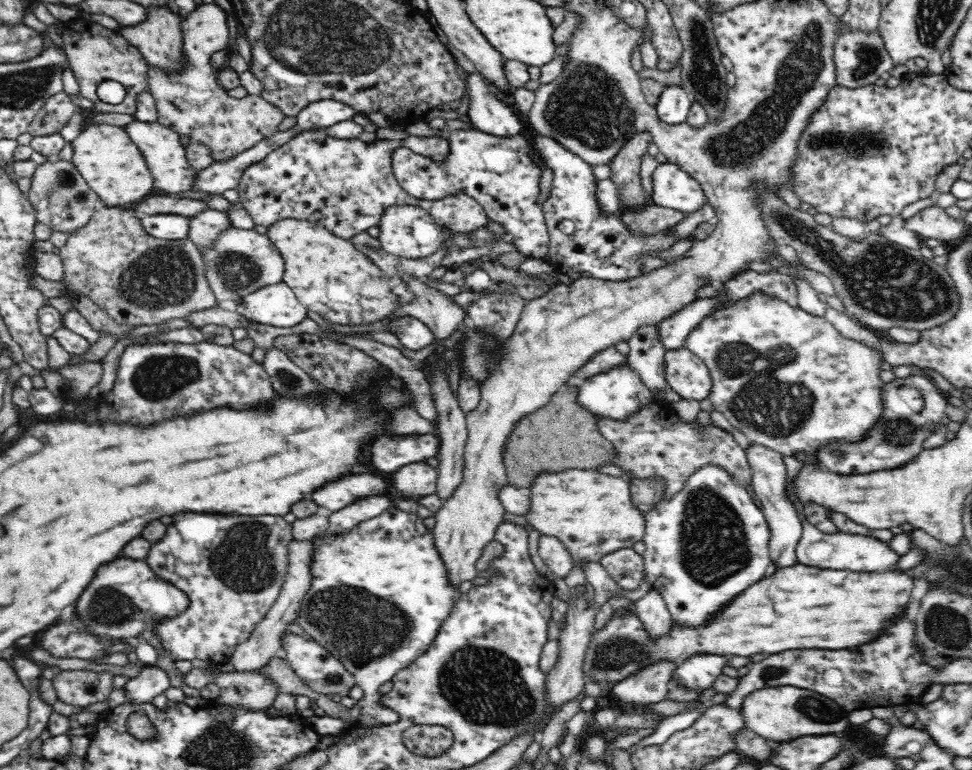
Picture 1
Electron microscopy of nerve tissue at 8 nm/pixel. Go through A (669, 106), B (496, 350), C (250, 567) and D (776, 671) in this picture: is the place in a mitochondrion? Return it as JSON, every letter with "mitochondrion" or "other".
{"A":"other","B":"other","C":"mitochondrion","D":"mitochondrion"}

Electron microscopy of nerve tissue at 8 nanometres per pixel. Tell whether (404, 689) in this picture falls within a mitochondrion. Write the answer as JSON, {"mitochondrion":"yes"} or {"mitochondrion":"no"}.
{"mitochondrion":"no"}

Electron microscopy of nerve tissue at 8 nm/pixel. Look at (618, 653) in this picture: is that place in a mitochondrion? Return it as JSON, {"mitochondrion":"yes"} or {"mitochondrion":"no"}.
{"mitochondrion":"yes"}

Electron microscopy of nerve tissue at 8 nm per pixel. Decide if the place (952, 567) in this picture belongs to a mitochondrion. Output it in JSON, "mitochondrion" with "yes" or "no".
{"mitochondrion":"yes"}

